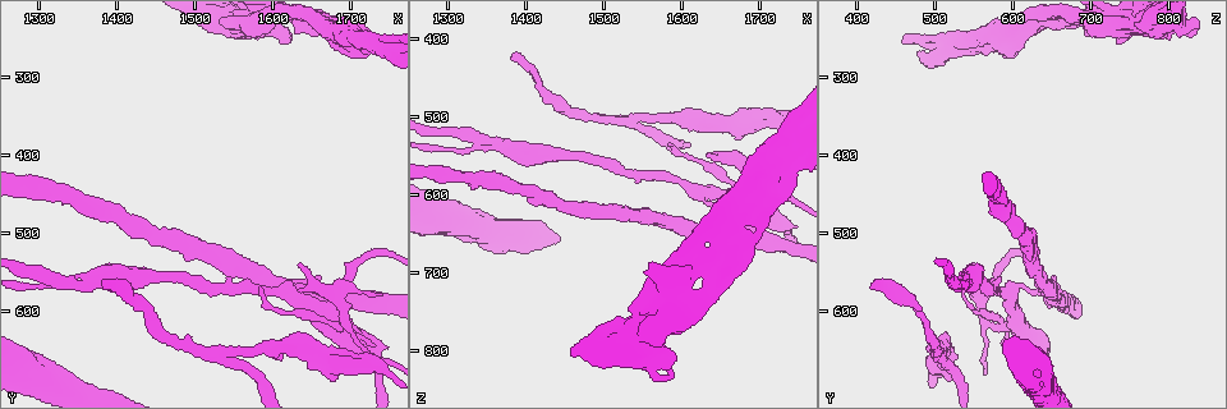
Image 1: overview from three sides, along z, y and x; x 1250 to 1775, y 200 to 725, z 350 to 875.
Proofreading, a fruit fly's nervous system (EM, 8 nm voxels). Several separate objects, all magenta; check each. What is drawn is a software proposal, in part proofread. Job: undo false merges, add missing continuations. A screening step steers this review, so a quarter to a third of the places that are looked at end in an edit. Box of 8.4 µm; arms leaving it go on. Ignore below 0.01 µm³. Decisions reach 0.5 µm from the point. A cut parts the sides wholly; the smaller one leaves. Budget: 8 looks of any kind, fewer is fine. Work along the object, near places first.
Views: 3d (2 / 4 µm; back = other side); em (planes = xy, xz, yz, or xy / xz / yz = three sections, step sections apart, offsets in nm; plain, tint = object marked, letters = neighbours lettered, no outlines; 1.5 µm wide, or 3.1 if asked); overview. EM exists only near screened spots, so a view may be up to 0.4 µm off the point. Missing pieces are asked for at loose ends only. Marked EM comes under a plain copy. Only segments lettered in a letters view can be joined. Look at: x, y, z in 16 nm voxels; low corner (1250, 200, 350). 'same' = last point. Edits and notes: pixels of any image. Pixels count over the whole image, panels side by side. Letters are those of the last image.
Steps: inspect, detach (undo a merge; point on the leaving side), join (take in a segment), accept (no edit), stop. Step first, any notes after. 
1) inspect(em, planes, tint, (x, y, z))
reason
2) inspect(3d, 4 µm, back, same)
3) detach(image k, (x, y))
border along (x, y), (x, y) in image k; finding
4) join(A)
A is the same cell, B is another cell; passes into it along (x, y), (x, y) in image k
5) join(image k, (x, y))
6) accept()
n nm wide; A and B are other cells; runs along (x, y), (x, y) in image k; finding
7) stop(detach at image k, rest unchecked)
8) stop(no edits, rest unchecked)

inspect(3d, 2 µm, back, (1640, 535, 545))
branch stops here

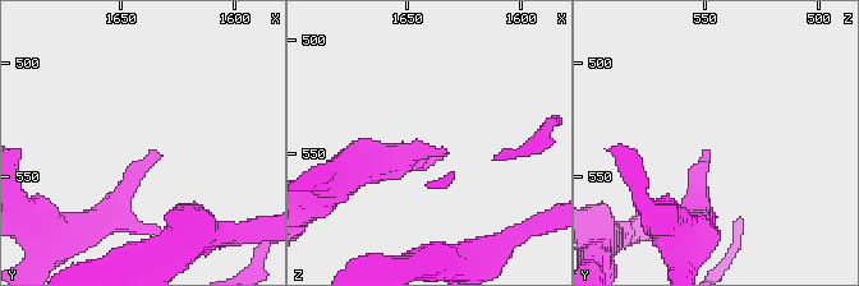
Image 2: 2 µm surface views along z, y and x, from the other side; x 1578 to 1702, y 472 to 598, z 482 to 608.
inspect(em, planes, letters, (1635, 538, 549))

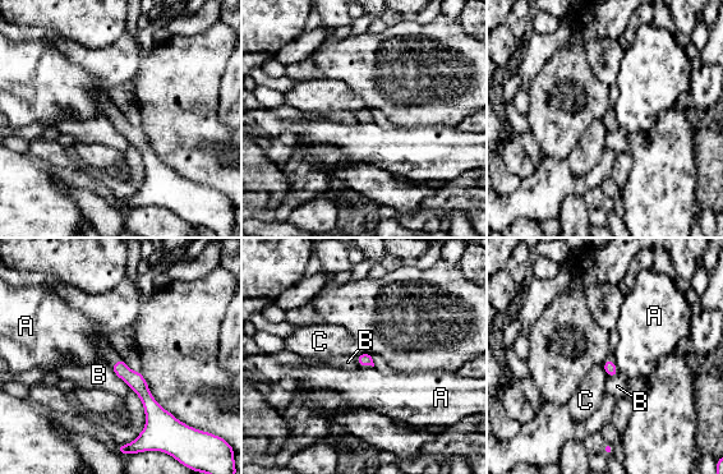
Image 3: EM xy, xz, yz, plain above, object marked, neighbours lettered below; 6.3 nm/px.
accept()
A, B and C are other cells; border along (613, 360), (616, 364) in image 3; none of them fits

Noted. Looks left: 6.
inspect(em, xz, step 4, letters, (1435, 560, 550))
thick turns thin

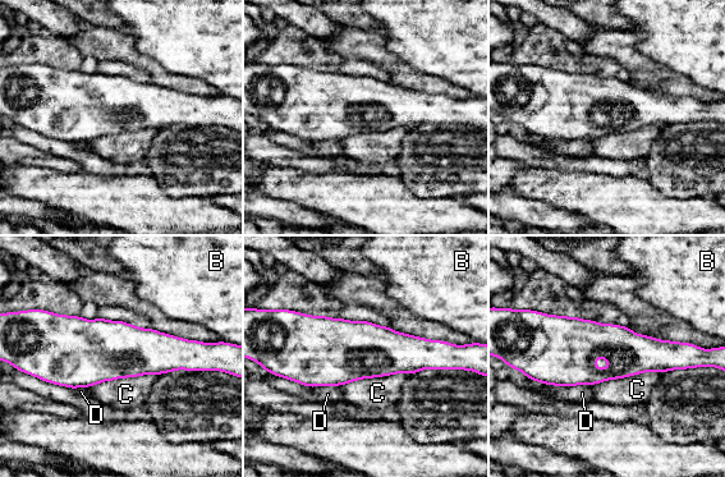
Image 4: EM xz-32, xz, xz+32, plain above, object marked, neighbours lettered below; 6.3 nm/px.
accept()
B, C and D are other cells; border along (157, 374), (104, 380), (88, 388) in image 4; one cell here

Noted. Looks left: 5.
inspect(3d, 4 µm, (1725, 670, 500))
calibre changes

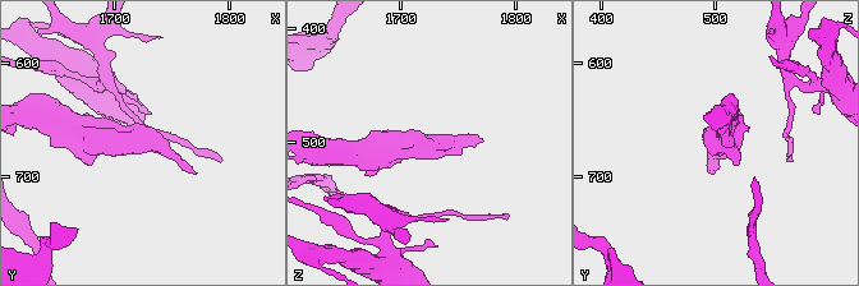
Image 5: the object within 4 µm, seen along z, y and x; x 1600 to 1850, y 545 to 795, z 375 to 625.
inspect(em, yz, step 4, tint, (1724, 670, 500))

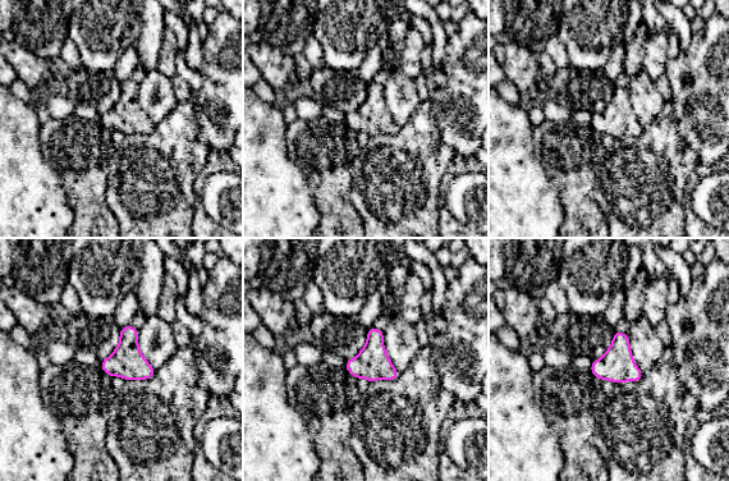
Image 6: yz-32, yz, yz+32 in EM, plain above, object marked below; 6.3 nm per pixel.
inspect(em, planes, letters, same)

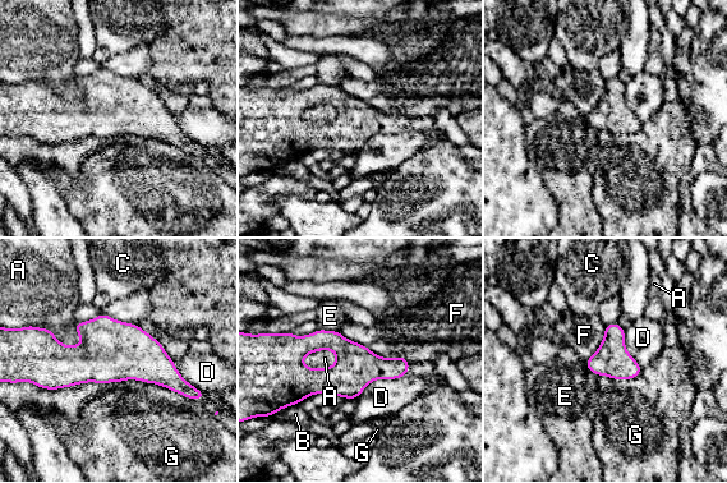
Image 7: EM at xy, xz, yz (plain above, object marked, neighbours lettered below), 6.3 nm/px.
accept()
A, B, C, D, E, F and G are other cells; border along (318, 329), (339, 332) in image 7; continuous, no second cell

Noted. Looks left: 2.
stop(no edits, rest unchecked)

